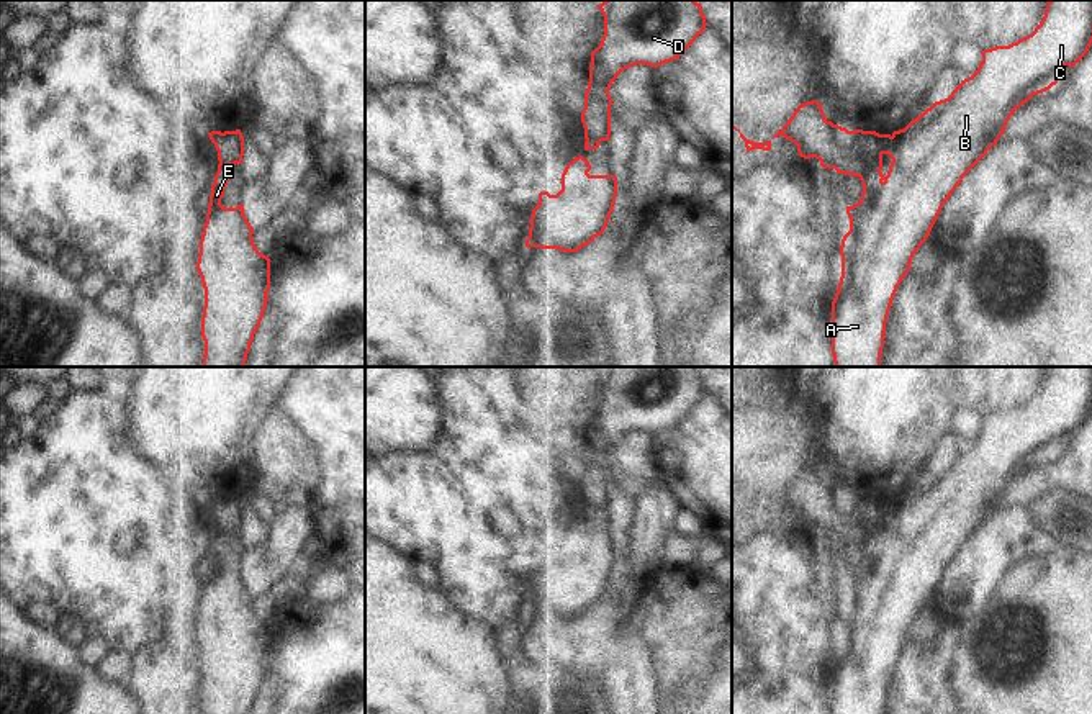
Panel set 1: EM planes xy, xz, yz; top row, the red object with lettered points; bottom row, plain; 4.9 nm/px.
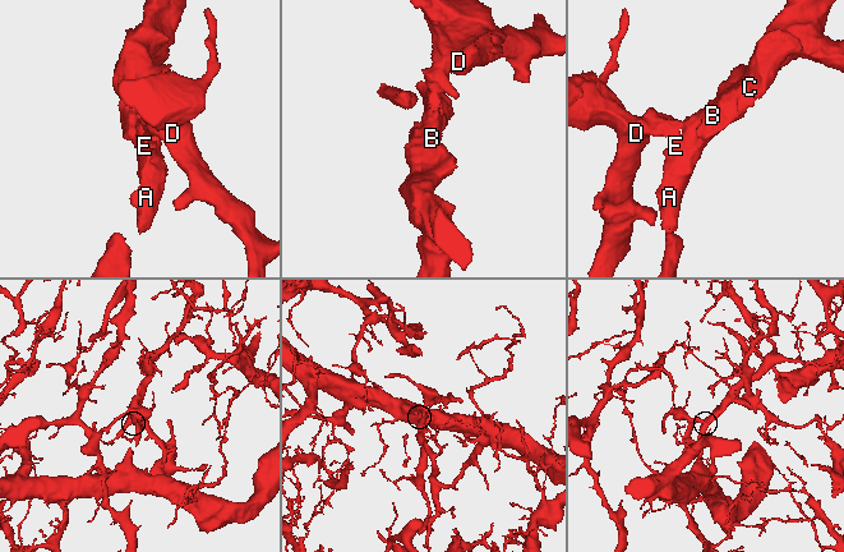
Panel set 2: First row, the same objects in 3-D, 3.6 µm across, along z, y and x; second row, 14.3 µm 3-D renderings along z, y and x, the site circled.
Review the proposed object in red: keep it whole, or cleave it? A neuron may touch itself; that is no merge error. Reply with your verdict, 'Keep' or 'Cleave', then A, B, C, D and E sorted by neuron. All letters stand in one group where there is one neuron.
Cleave. Groups: A B C E / D.

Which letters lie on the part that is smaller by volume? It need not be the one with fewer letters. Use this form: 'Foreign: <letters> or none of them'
Foreign: D

